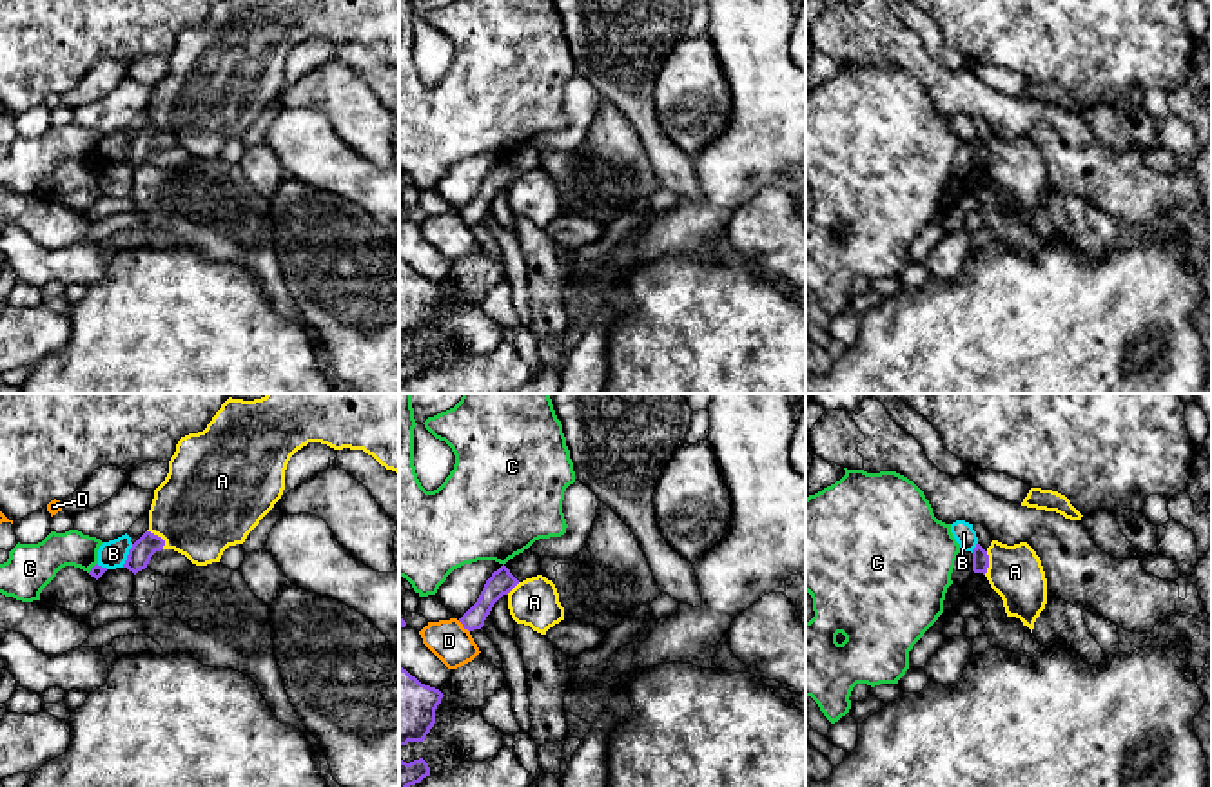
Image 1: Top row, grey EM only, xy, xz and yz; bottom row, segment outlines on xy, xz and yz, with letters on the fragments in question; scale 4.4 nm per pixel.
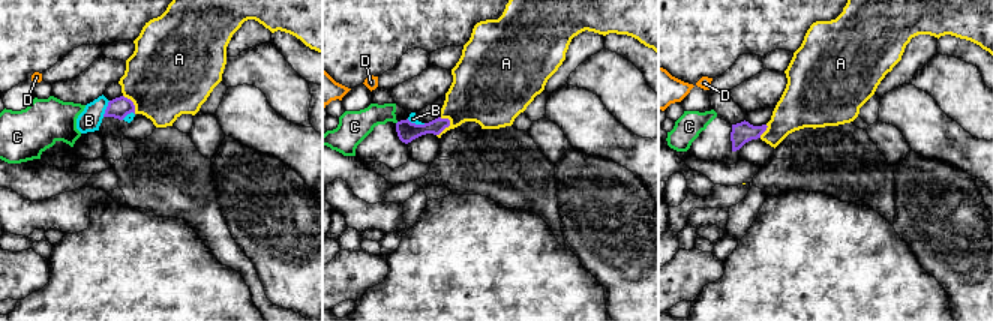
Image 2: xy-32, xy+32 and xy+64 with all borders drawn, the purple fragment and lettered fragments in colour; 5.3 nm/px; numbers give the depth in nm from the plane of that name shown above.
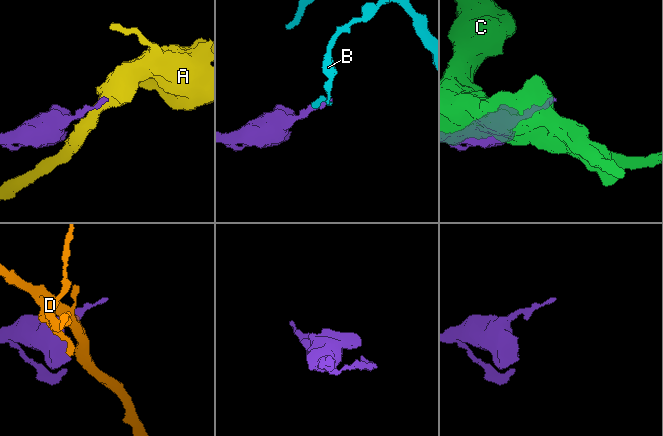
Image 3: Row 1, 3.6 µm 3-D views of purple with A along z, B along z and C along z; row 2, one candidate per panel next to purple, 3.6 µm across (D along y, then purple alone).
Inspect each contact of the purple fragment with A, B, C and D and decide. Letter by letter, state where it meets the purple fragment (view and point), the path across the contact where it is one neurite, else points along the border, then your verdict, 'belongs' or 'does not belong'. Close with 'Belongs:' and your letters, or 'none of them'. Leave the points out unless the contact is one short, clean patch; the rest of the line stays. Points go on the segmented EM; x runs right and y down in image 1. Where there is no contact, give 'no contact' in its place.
A: meets purple in xy at (160, 537); border along xy (147, 530), (164, 541), (164, 548); does not belong
B: meets purple in xy at (127, 555); border along xy (133, 544), (122, 566); does not belong
C: meets purple in xy at (91, 568); does not belong
D: meets purple in xz at (463, 626); border along xz (458, 621), (469, 631); does not belong
Belongs: none of them

